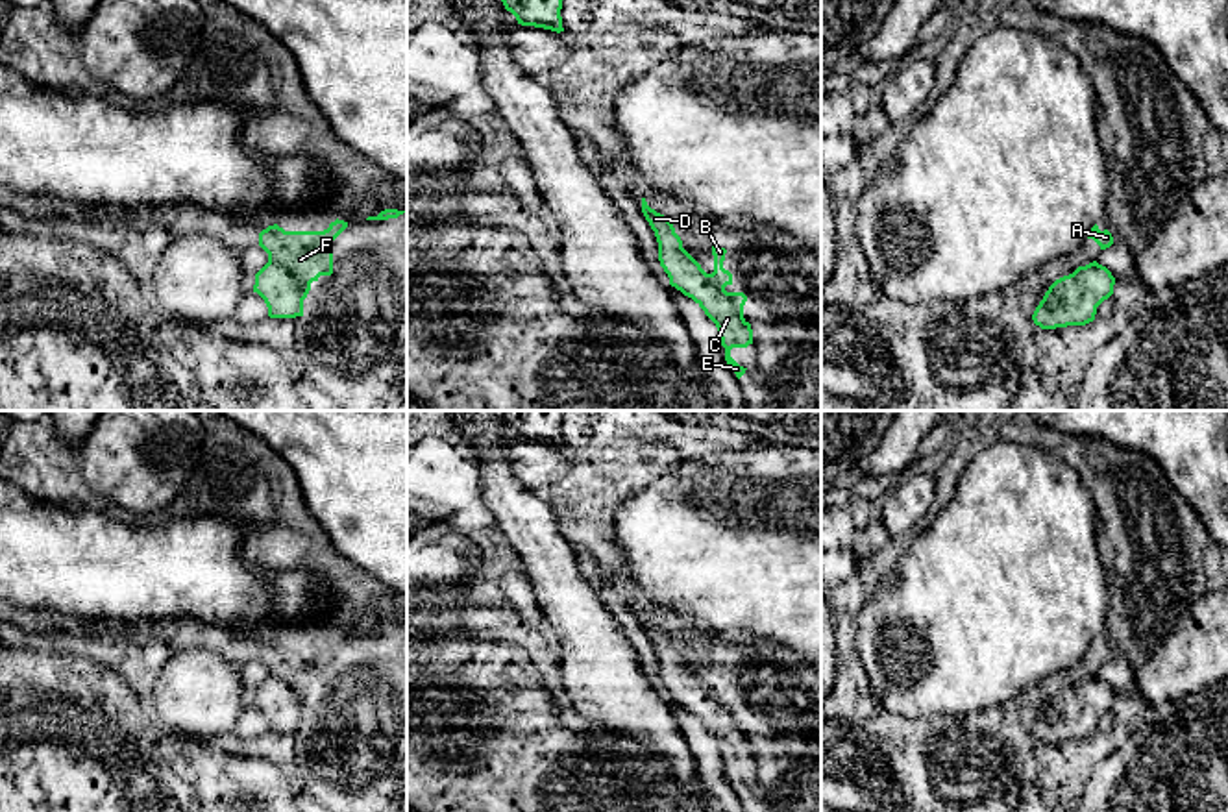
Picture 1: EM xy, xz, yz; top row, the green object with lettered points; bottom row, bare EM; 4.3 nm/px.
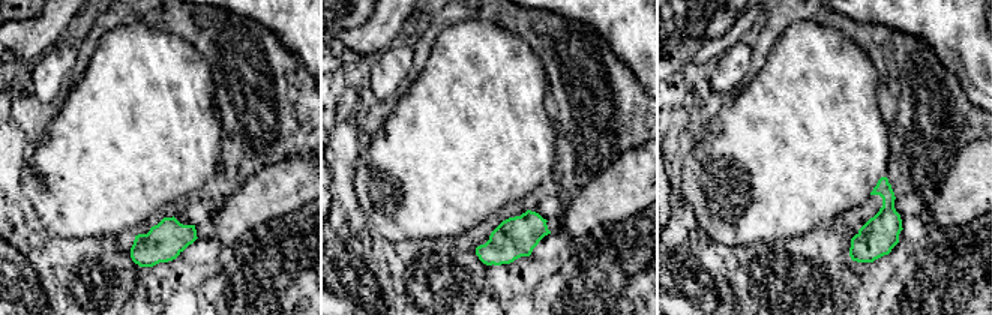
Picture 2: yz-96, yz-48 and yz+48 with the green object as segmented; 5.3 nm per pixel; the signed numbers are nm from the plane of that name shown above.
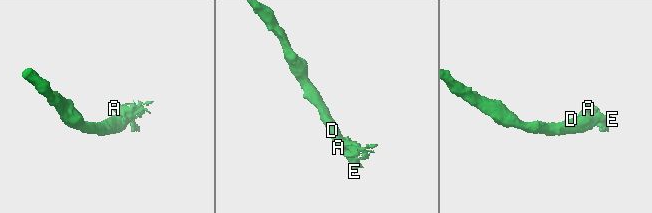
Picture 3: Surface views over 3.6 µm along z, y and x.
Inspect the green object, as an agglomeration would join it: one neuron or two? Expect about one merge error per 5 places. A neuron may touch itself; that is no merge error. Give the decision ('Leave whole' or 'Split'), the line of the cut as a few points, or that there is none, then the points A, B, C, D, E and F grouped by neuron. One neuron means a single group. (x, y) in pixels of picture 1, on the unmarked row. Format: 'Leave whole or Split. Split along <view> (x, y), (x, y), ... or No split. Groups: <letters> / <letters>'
Leave whole. No split. Groups: A B C D E F

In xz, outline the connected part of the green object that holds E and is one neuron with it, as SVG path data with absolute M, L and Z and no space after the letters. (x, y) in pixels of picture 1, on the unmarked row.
M642 612L642 627L655 646L658 675L669 692L669 699L692 712L716 738L721 760L725 762L725 775L740 794L747 782L731 771L731 764L753 758L753 744L743 732L747 710L743 707L725 705L727 699L732 699L732 688L723 683L727 664L712 660L714 686L706 688L682 662L682 655L675 647L673 638L651 623L645 612Z

